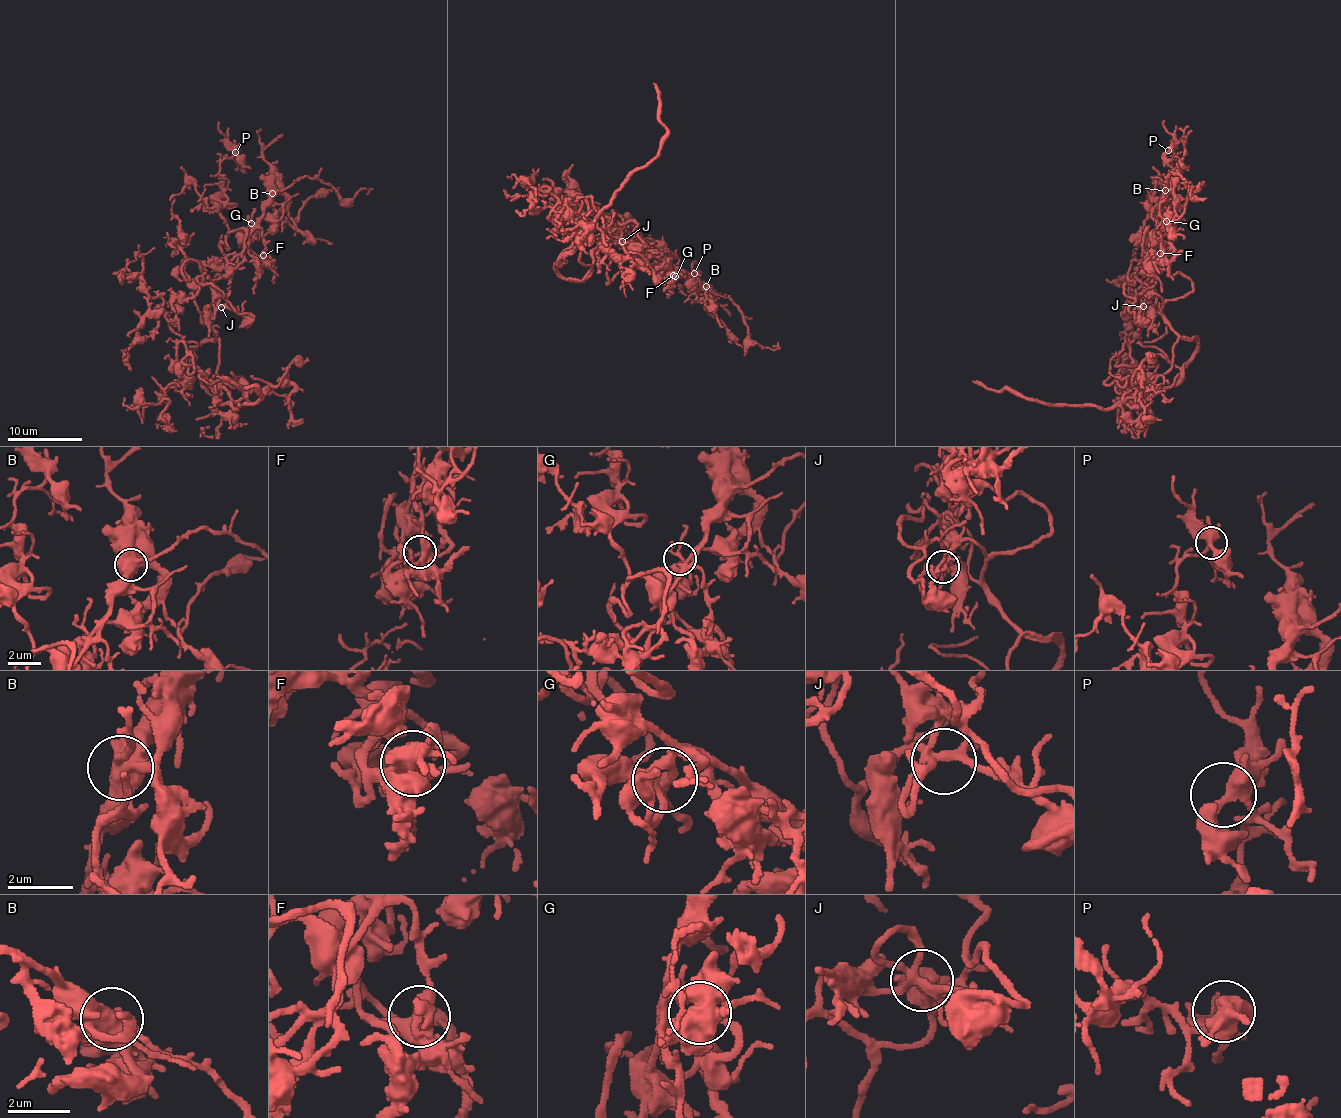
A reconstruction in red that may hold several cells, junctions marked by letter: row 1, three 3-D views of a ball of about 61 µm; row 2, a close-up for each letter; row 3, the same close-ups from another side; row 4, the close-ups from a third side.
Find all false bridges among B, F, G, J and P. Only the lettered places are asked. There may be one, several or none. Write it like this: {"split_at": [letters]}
{"split_at": []}

